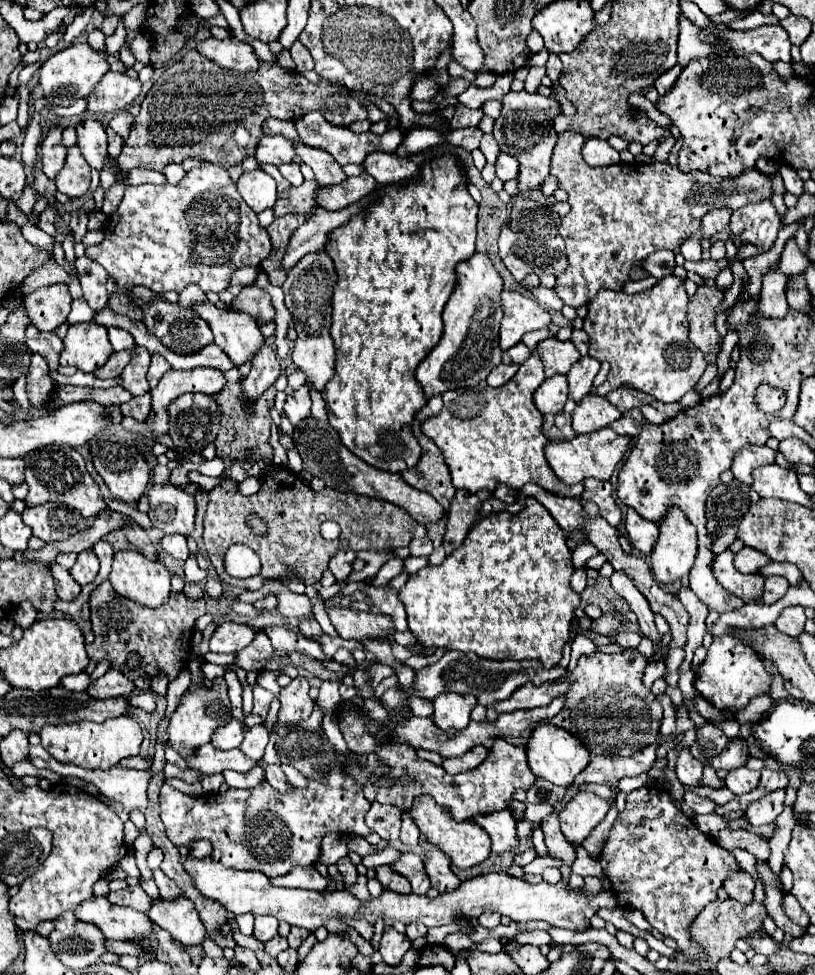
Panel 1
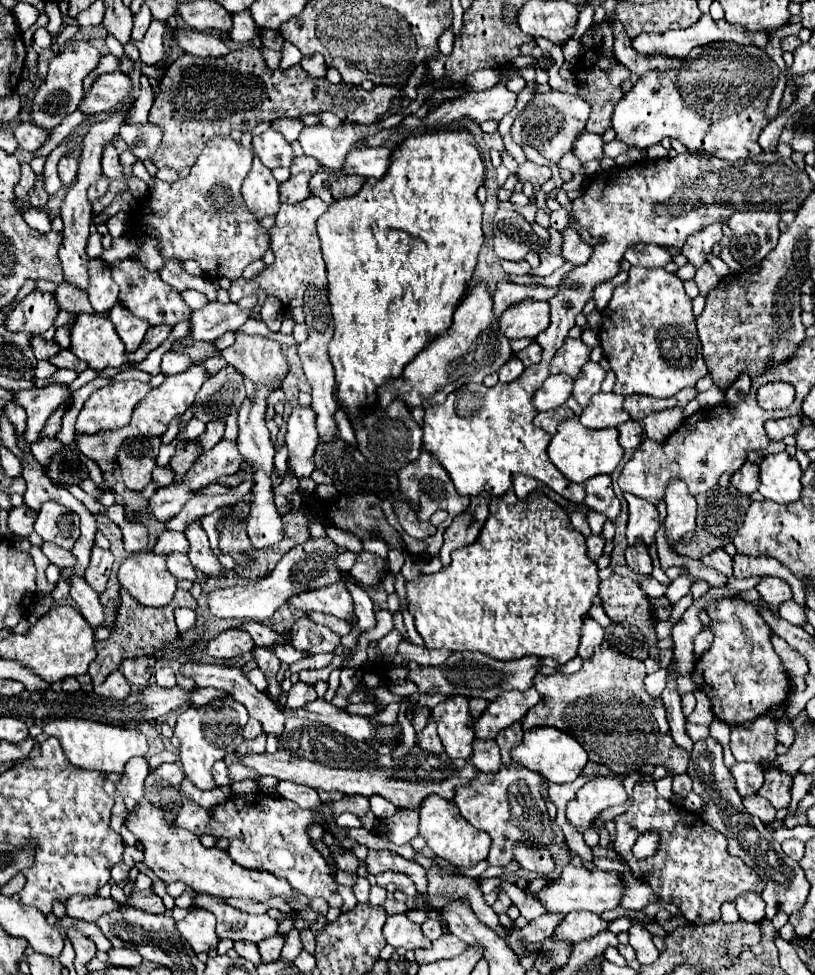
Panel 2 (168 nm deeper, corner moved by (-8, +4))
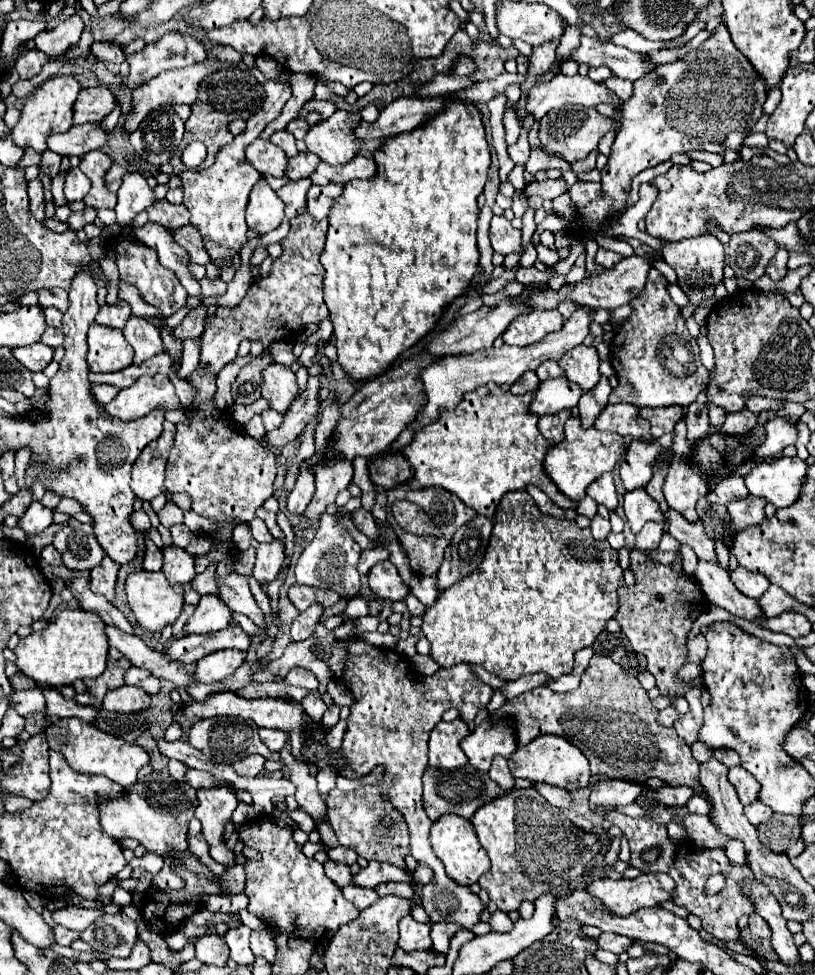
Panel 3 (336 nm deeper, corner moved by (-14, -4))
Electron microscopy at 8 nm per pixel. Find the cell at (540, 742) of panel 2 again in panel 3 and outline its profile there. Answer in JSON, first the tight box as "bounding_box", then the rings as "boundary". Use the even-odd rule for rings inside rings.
{"bounding_box":[508,734,590,792],"boundary":[[[544,734],[544,736],[534,738],[526,746],[518,746],[516,752],[510,756],[508,766],[514,778],[530,778],[530,780],[552,784],[552,786],[560,786],[570,792],[586,788],[590,780],[590,766],[588,766],[586,756],[560,736]]]}

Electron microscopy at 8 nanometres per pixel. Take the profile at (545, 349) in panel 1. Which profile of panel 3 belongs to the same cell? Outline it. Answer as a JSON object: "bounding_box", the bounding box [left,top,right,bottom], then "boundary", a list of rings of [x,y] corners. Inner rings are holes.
{"bounding_box":[558,346,600,392],"boundary":[[[576,346],[570,352],[566,352],[560,360],[558,360],[560,368],[564,370],[566,378],[570,382],[576,382],[584,392],[594,388],[600,380],[600,372],[598,372],[598,352],[594,346]]]}

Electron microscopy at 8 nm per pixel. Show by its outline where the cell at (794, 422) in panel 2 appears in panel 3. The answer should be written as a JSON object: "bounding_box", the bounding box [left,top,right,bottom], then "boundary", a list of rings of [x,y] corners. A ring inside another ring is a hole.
{"bounding_box":[754,418,798,458],"boundary":[[[774,418],[766,424],[766,440],[764,444],[754,452],[756,456],[762,456],[762,458],[768,458],[768,456],[774,456],[778,452],[782,452],[786,446],[794,444],[798,438],[798,426],[784,420],[784,418]]]}

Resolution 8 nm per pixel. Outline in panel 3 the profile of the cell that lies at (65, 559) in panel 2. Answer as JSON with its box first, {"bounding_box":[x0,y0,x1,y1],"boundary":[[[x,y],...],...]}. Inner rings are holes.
{"bounding_box":[42,544,62,566],"boundary":[[[50,544],[50,546],[44,546],[44,550],[42,550],[42,560],[44,562],[48,562],[48,564],[52,564],[52,566],[60,566],[62,564],[62,556],[58,556],[58,552],[56,552],[56,548]]]}

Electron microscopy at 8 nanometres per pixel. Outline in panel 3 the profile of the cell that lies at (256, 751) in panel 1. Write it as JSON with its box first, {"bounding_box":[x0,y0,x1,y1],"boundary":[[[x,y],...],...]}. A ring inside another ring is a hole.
{"bounding_box":[234,754,266,776],"boundary":[[[252,754],[252,756],[246,756],[246,758],[238,760],[238,762],[234,762],[234,770],[236,770],[240,776],[256,776],[256,774],[262,772],[264,762],[266,762],[264,756]]]}

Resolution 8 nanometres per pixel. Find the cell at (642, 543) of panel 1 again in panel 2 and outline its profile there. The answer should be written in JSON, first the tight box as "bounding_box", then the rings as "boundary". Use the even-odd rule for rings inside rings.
{"bounding_box":[624,492,658,544],"boundary":[[[624,492],[624,500],[628,502],[628,540],[636,540],[636,536],[644,536],[644,540],[652,544],[658,528],[656,506],[628,492]]]}

